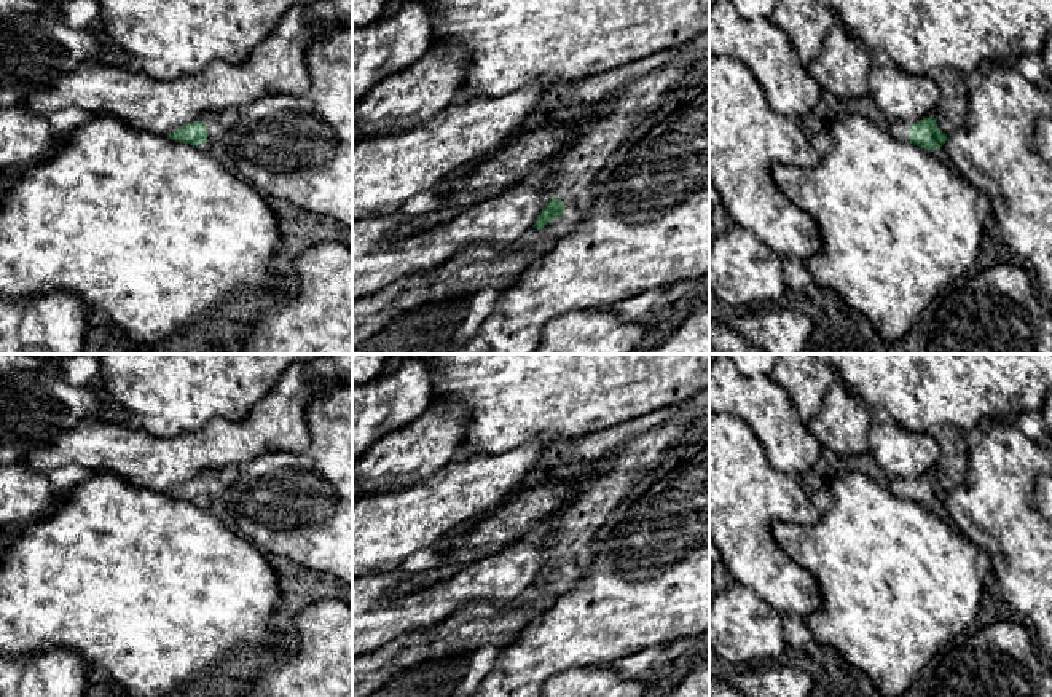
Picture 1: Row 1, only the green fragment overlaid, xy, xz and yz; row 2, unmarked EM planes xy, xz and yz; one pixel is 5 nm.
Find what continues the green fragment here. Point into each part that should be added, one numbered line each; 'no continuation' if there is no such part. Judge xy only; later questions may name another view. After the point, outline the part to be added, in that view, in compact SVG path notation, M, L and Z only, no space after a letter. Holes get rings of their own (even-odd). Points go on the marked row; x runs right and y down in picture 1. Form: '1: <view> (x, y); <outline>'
no continuation

